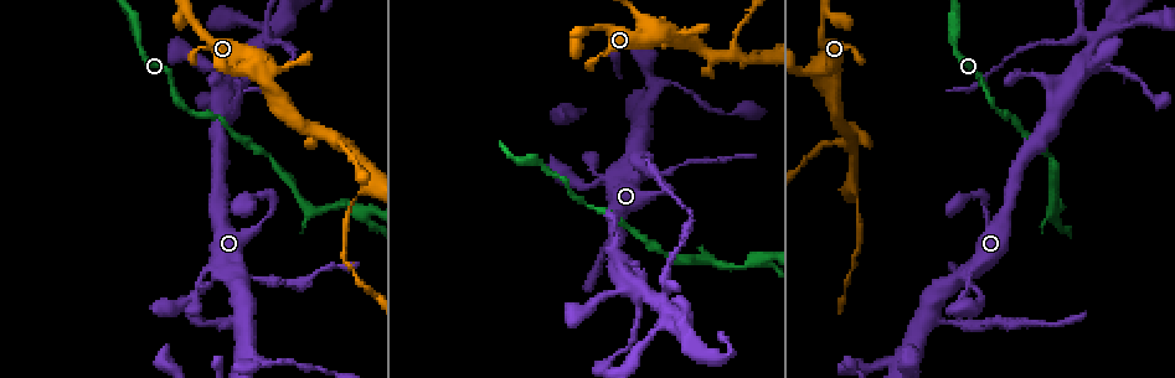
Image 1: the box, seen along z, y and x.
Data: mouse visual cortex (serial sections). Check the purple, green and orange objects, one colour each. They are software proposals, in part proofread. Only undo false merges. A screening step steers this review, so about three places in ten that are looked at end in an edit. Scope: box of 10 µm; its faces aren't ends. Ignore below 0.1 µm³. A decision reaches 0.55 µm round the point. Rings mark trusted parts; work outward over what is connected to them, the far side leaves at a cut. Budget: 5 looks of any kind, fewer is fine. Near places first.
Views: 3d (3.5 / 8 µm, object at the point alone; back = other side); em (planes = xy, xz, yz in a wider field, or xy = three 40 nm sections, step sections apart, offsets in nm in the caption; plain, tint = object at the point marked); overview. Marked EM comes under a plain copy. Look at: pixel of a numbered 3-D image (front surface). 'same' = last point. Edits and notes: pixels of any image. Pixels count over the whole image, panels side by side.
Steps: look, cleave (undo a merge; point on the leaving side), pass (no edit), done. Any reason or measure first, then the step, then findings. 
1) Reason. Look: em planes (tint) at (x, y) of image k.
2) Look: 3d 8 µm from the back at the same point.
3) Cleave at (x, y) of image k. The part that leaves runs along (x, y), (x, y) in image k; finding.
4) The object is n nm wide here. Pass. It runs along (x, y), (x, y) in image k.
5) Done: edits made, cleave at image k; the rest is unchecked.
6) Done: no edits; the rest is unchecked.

Three-way junction. Look: 3d 3.5 µm at (935, 317) of image 1.

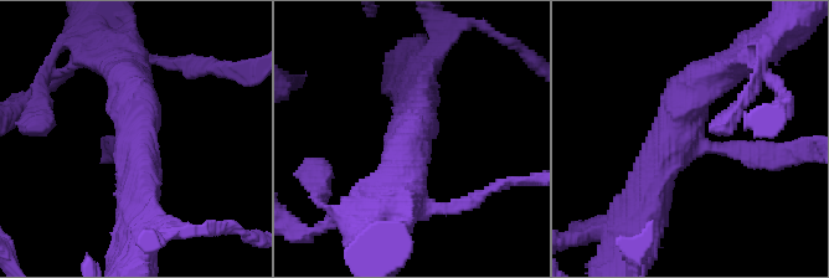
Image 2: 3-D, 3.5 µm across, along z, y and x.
Look: em xy step 2 (tint) at (695, 140) of image 2.

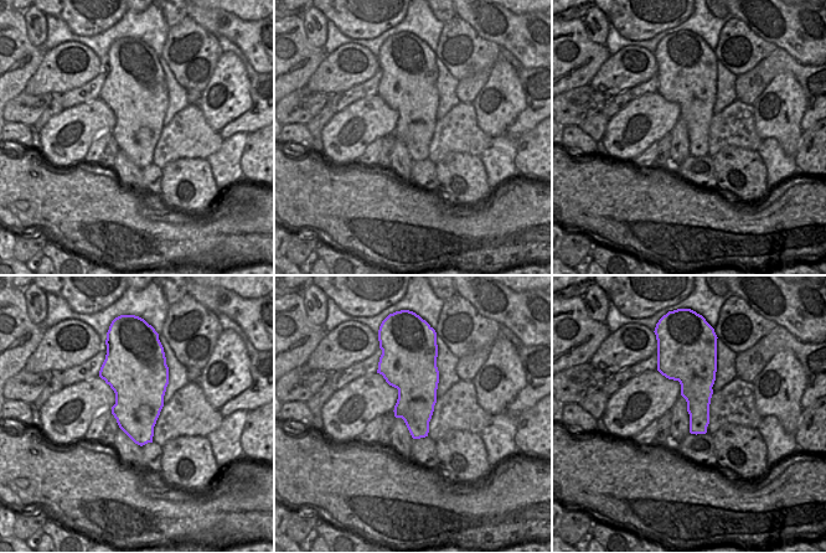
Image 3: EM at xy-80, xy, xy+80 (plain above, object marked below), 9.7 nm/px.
3 arms meet here. Pass. It runs along (729, 66), (684, 104), (647, 199) in image 2; continuous, no second cell.

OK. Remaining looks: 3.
Abrupt turn. Look: 3d 3.5 µm at (858, 202) of image 1.

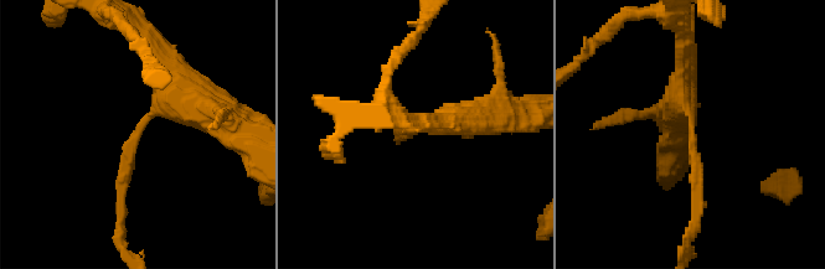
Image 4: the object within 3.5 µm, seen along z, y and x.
Shape alone is not enough. Look: em xy step 2 (tint) at (144, 125) of image 4.

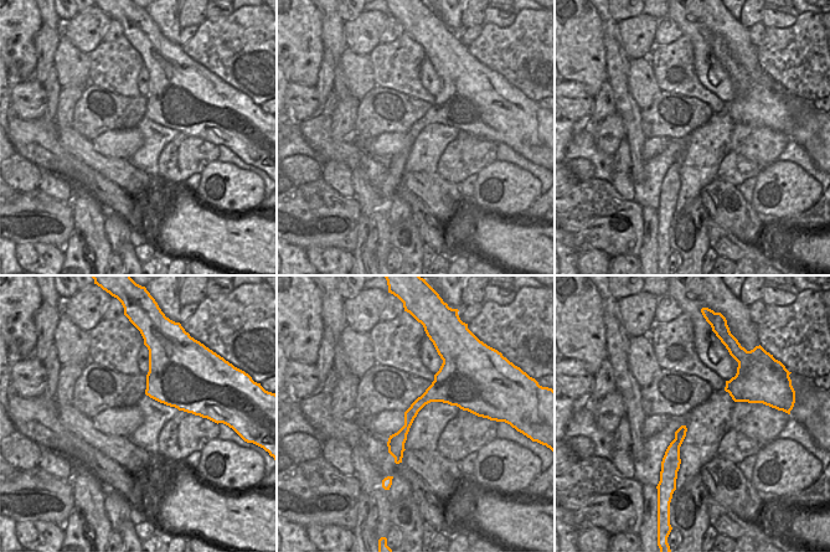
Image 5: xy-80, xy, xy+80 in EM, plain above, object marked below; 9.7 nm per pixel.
Another direction. Look: em xy step 3 (tint) at the same point.

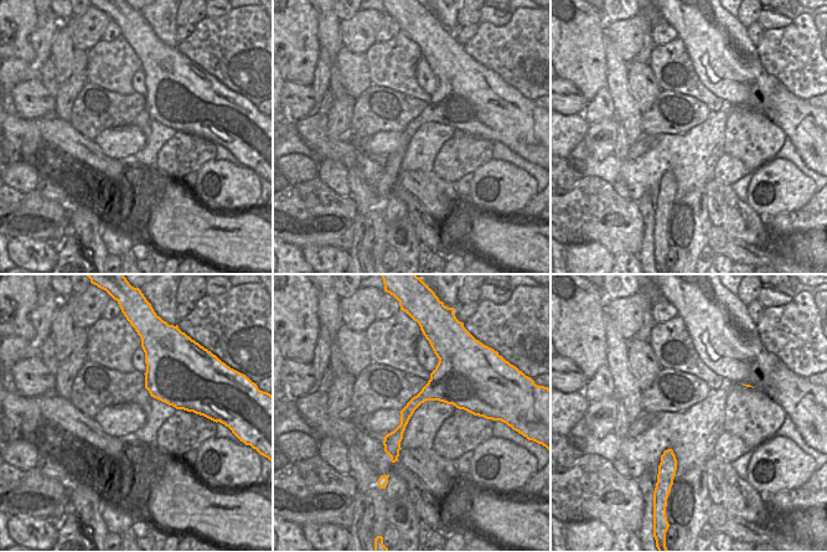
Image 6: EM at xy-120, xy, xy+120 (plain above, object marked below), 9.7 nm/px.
The object is 140 nm wide here. Pass. It runs along (163, 61), (120, 201) in image 4; continuous, no second cell.

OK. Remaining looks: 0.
Done: no edits; the rest is unchecked.

